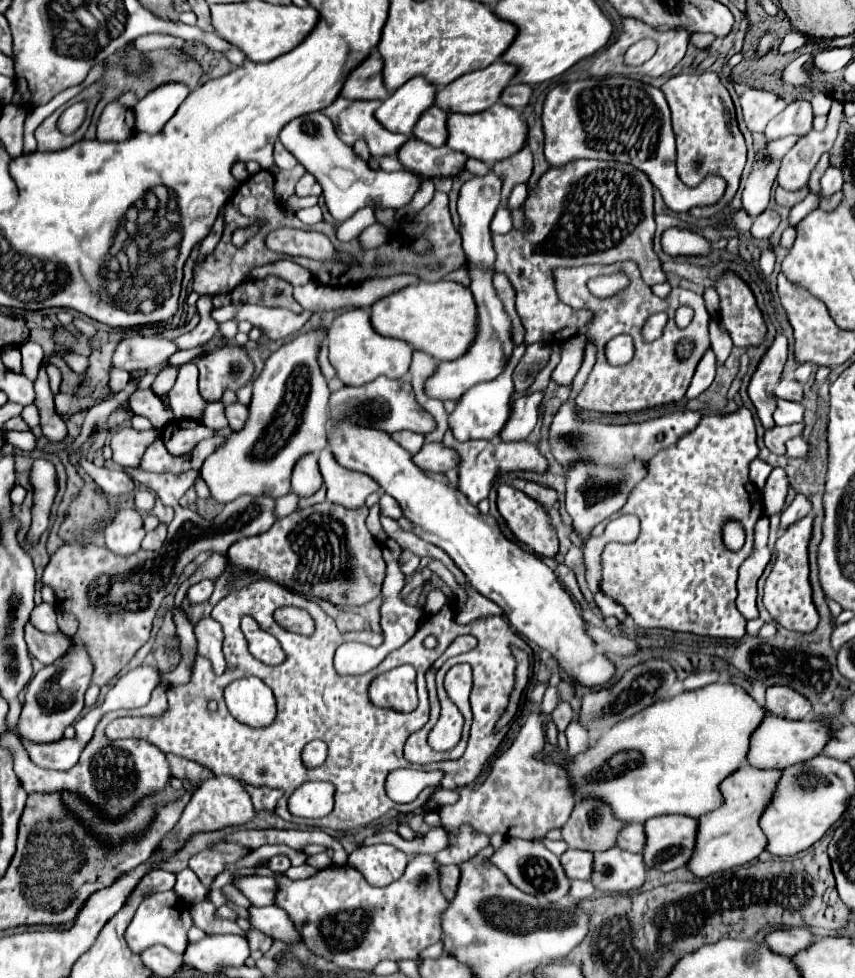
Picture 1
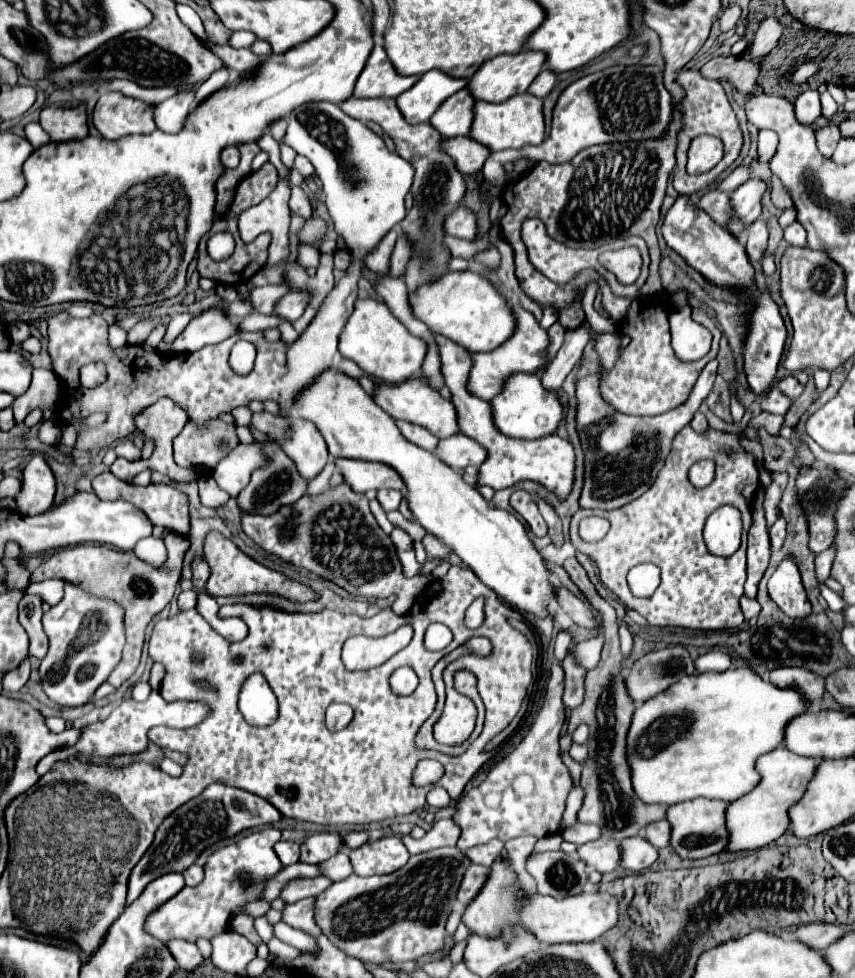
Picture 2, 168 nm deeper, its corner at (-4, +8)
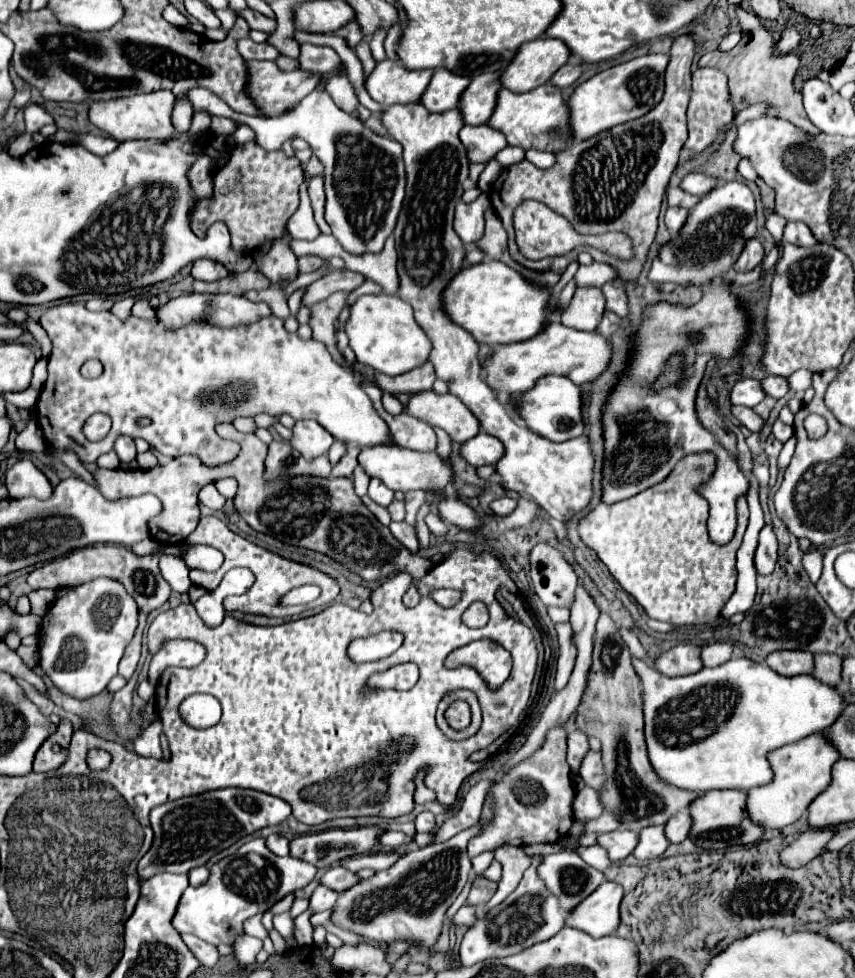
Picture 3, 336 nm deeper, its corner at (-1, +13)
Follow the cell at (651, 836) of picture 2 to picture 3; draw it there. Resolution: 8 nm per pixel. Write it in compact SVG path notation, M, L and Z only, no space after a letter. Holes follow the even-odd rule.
M679 812L677 816L673 816L669 822L667 822L667 828L665 828L665 834L667 838L673 842L673 844L679 844L683 842L685 838L689 838L689 828L693 826L693 818L689 816L689 812Z

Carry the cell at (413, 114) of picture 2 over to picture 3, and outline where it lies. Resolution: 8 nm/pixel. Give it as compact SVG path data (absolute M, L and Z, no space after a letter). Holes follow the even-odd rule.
M439 68L435 70L435 76L429 88L425 90L421 104L429 112L445 112L445 110L457 108L461 94L469 86L469 82L471 82L469 76L459 76L449 72L447 68Z

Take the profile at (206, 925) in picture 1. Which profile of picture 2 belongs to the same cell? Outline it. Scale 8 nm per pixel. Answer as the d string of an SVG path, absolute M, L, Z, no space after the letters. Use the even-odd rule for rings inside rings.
M240 915L240 917L236 917L234 919L236 923L234 923L234 927L232 929L236 929L236 931L240 931L240 935L244 935L250 943L254 943L254 945L260 945L262 943L262 939L258 937L258 933L256 933L256 929L254 929L254 919L252 917L248 917L248 915Z

